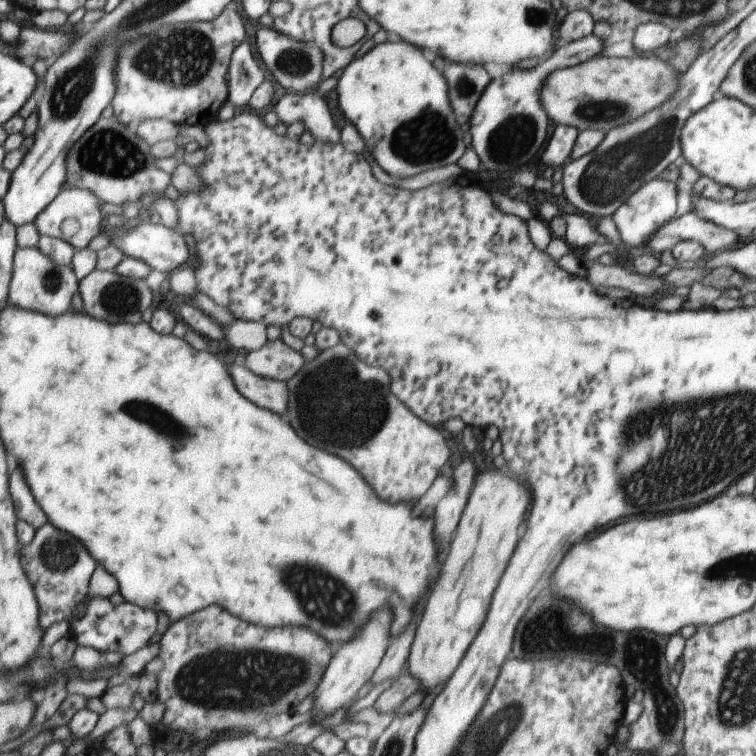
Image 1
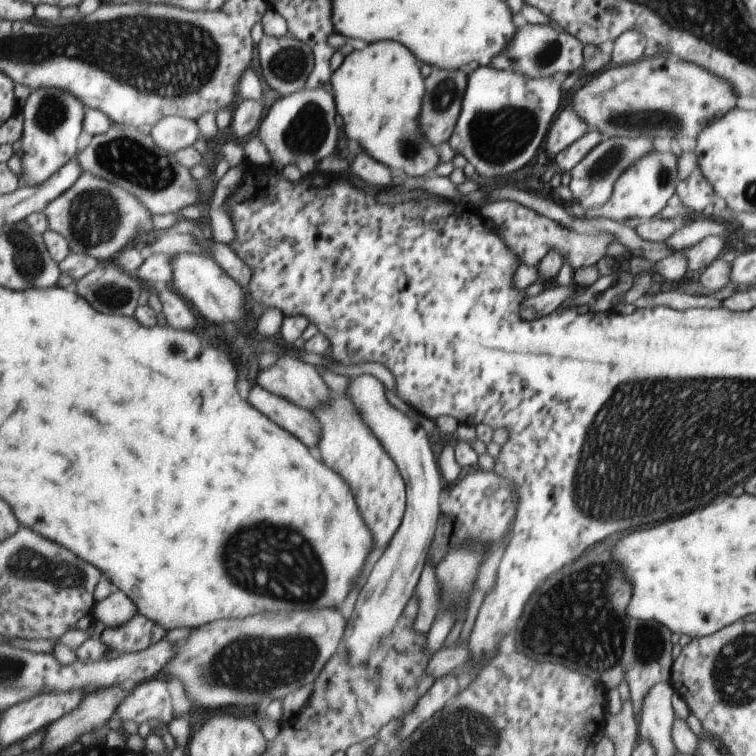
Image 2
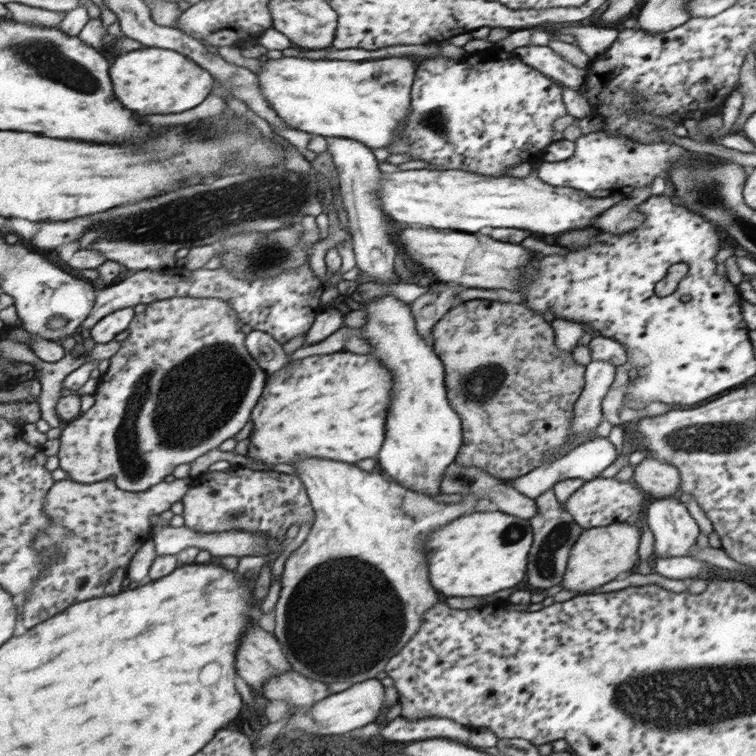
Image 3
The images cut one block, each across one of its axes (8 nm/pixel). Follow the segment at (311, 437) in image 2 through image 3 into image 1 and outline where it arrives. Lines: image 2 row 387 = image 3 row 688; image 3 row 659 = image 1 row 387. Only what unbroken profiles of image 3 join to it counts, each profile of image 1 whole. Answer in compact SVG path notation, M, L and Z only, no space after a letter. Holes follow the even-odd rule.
M234 364L232 372L234 372L234 380L236 380L238 388L242 388L242 392L246 392L246 396L250 396L250 400L254 400L256 404L262 404L264 408L270 408L274 412L288 410L290 392L288 392L289 384L286 384L286 381L270 380L265 376L258 376L258 373L254 374L252 370L248 370L242 364Z

